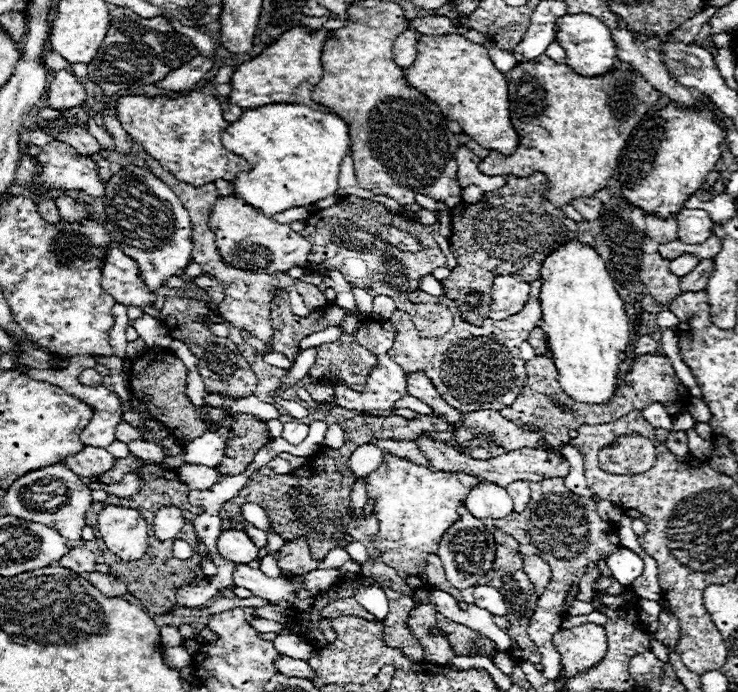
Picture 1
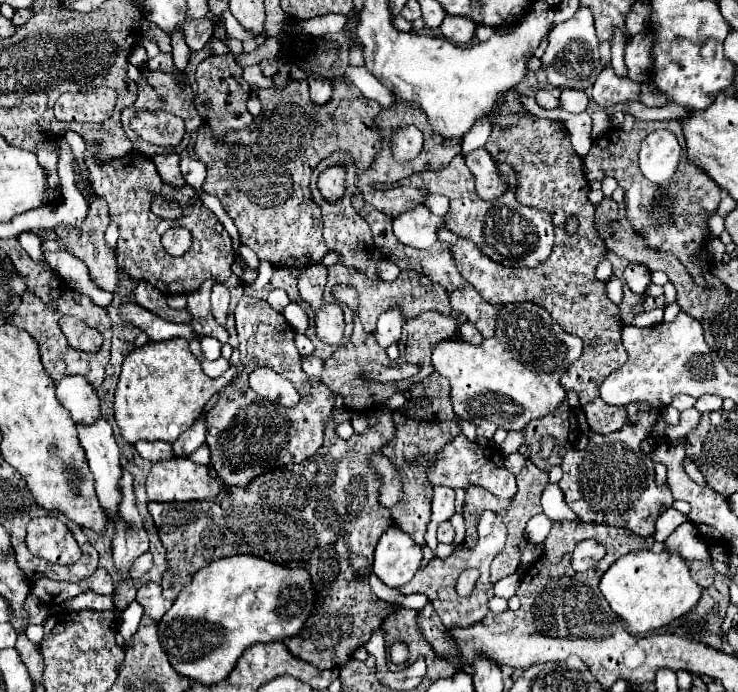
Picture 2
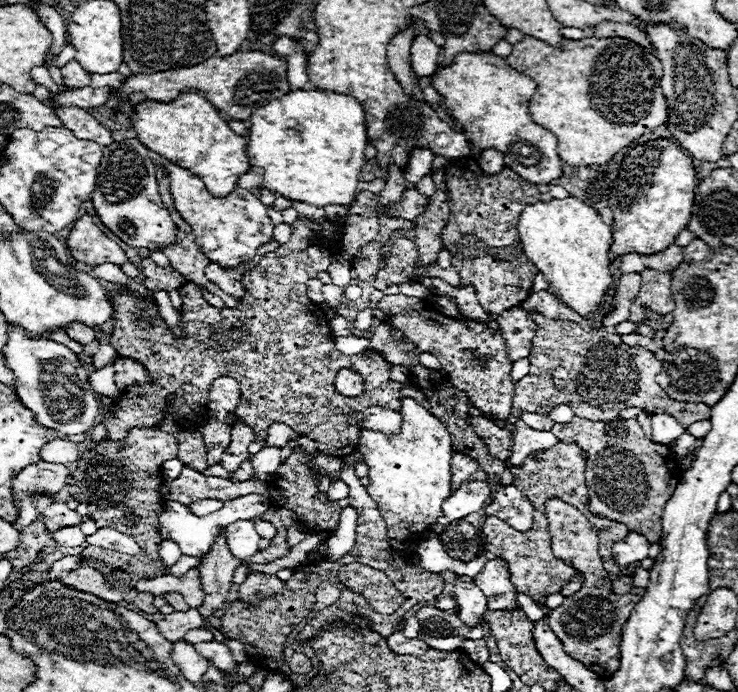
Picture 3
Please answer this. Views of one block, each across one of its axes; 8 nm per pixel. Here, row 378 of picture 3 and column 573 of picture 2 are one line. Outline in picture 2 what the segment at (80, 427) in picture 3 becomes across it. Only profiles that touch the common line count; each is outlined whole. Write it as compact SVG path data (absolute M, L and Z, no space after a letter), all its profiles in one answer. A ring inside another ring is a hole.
M580 8L570 20L556 24L548 34L548 48L540 58L542 68L552 68L546 72L546 80L554 88L576 88L588 90L596 82L598 74L602 72L600 56L598 56L598 38L594 32L594 18L590 10Z

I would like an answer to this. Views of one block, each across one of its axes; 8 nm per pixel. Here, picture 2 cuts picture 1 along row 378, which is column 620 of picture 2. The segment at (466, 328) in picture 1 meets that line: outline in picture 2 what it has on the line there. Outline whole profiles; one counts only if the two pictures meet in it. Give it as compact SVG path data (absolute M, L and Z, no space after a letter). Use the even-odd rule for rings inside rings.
M634 402L626 408L628 408L628 424L622 430L618 430L614 434L592 434L590 442L584 450L570 450L564 456L564 462L562 462L564 476L558 482L558 486L562 488L568 506L574 510L574 514L582 522L606 522L612 526L624 526L624 528L636 532L638 536L652 536L658 516L664 510L668 510L674 502L670 490L660 488L656 484L654 462L640 450L640 442L650 434L652 426L656 424L658 410L650 410L650 406L646 406L642 402Z

